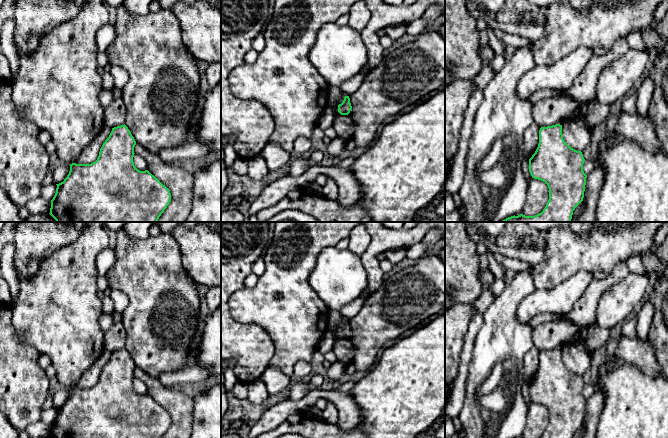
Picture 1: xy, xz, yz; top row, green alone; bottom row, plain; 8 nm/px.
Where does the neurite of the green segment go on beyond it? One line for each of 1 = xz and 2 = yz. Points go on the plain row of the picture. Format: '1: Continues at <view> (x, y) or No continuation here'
1: No continuation here
2: No continuation here

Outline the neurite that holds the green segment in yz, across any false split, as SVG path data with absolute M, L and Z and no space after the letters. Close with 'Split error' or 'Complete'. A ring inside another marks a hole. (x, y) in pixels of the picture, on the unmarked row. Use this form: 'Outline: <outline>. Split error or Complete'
Outline: M562 349L540 352L538 371L529 383L532 402L545 406L549 412L549 424L539 438L573 438L584 422L584 386L582 376L564 365Z. Complete

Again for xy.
Outline: M125 348L112 352L109 361L103 367L99 376L99 380L95 386L91 388L70 388L70 395L67 401L63 406L56 408L56 417L51 424L51 432L49 438L162 438L171 425L170 414L148 394L140 395L135 391L133 386L135 369L136 365Z. Complete

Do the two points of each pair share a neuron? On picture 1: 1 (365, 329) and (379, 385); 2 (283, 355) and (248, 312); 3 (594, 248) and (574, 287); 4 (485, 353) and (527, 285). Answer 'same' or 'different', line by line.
1: different
2: same
3: different
4: same

